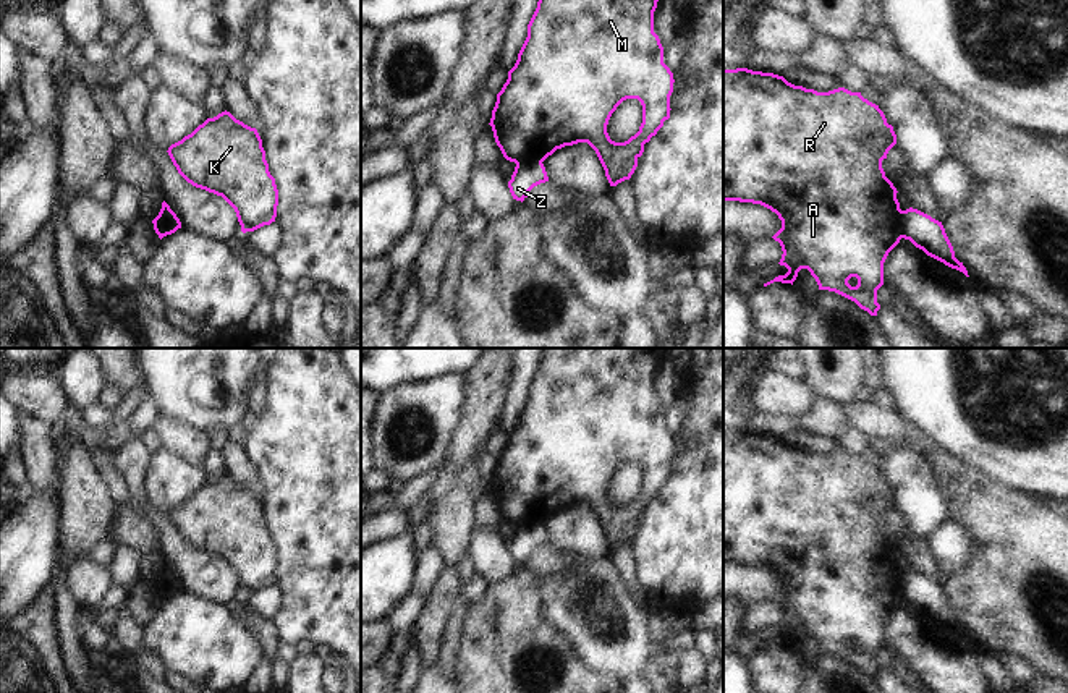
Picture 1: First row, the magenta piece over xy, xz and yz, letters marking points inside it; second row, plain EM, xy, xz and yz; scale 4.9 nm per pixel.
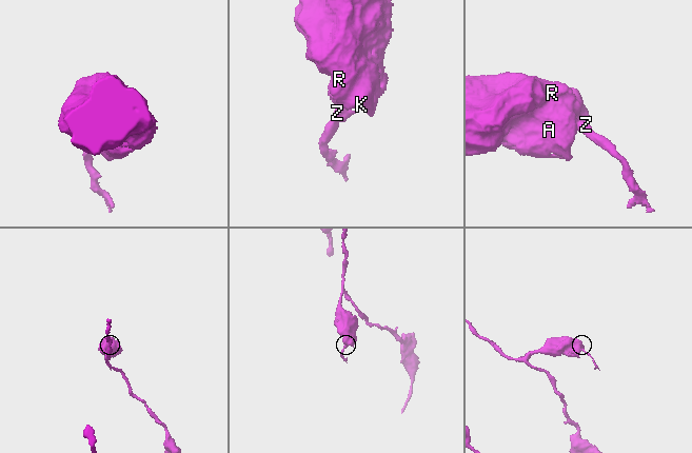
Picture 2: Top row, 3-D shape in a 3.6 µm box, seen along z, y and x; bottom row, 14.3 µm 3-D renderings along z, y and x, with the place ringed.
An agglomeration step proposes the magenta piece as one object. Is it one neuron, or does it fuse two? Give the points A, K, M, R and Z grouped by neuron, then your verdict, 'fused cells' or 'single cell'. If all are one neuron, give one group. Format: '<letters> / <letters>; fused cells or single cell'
A K M R / Z; fused cells

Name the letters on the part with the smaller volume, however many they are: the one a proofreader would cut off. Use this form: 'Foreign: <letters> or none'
Foreign: Z

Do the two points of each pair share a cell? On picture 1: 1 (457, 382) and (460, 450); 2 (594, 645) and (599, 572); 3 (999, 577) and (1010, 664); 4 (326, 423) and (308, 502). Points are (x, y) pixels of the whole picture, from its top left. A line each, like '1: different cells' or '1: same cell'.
1: different cells
2: same cell
3: different cells
4: same cell

